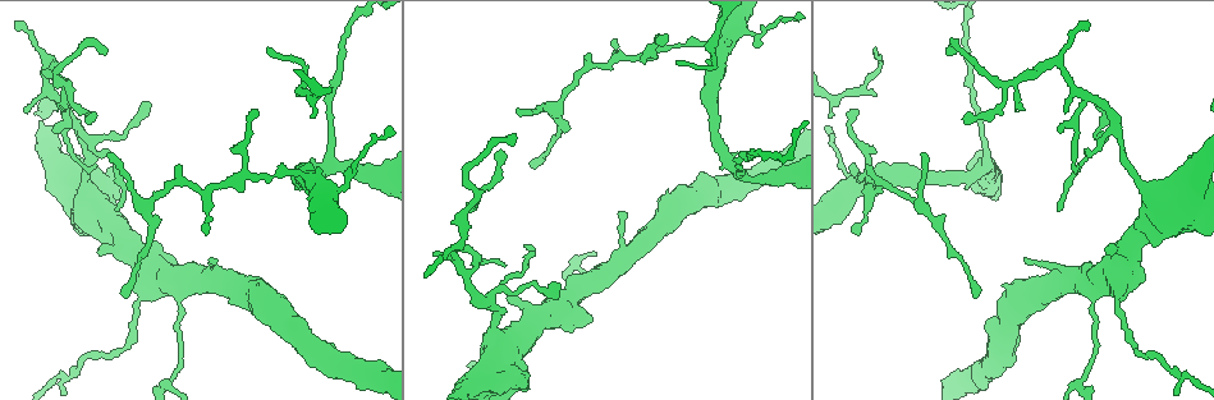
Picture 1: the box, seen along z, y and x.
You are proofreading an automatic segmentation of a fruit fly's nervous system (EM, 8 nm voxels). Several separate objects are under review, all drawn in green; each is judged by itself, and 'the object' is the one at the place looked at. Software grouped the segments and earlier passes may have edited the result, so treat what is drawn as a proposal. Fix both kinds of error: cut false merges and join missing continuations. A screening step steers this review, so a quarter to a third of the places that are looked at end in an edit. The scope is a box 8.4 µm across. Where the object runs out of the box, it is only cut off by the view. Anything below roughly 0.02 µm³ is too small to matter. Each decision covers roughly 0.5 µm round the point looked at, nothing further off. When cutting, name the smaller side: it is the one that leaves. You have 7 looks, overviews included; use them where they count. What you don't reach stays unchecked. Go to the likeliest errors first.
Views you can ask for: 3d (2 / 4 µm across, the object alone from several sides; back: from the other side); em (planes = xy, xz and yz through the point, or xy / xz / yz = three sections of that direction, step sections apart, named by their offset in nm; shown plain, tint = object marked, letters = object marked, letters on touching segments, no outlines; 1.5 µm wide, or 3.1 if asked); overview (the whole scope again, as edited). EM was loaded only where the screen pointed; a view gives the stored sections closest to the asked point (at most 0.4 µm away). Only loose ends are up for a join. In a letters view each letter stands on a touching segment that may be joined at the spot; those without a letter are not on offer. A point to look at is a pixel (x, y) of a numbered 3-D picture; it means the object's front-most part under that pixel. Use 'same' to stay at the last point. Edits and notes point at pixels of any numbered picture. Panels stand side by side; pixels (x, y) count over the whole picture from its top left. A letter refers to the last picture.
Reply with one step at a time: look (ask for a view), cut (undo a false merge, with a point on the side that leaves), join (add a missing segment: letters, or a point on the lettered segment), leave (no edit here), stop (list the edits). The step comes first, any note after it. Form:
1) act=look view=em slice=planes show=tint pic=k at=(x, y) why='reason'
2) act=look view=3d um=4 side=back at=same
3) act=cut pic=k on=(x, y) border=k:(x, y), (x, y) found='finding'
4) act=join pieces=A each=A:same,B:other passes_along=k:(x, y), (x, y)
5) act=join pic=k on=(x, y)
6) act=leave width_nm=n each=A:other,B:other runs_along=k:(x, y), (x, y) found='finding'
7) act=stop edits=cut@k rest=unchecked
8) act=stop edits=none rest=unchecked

act=look view=3d um=2 pic=1 at=(305, 180) why='four or more arms meet'

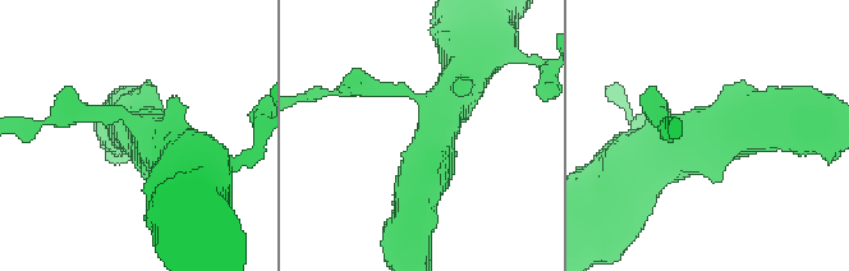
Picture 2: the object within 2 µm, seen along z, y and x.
act=look view=em slice=xy step=4 show=letters pic=2 at=(147, 131) arms=4

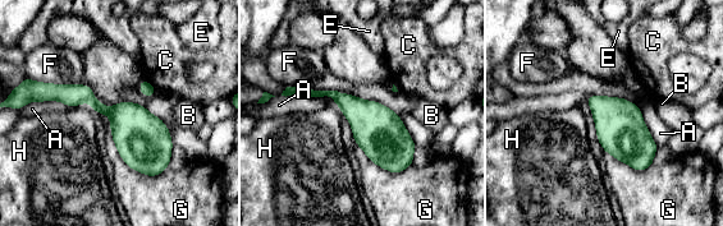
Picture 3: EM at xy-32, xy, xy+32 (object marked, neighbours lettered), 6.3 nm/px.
act=leave each=A:other,B:other,C:other,E:other,F:other,G:other,H:other border=3:(284, 95), (329, 96), (335, 102) found='one neuron here'

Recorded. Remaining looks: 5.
act=look view=3d um=4 pic=1 at=(63, 110) why='free end'

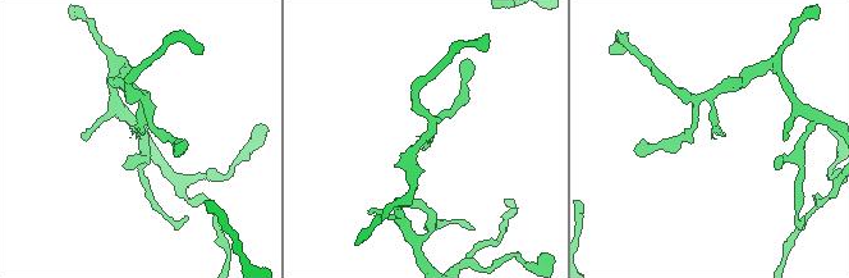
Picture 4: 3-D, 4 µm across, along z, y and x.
act=look view=em slice=planes show=tint pic=4 at=(423, 148) why='need the tissue'

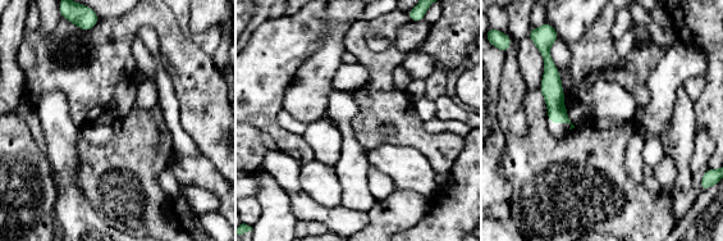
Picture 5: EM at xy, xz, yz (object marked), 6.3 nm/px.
act=look view=em slice=planes show=letters at=same

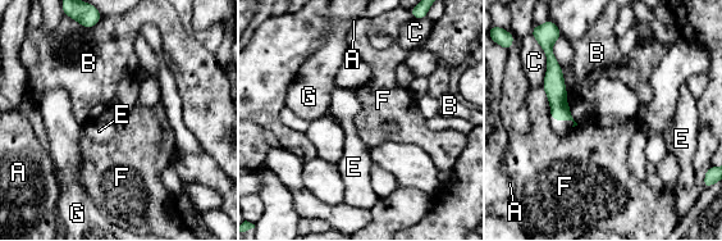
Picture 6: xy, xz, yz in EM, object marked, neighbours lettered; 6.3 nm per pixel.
act=leave width_nm=130 each=A:other,B:other,C:other,E:other,F:other,G:other found='no lettered segment goes on from it'

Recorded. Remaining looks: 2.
act=stop edits=none rest=unchecked

